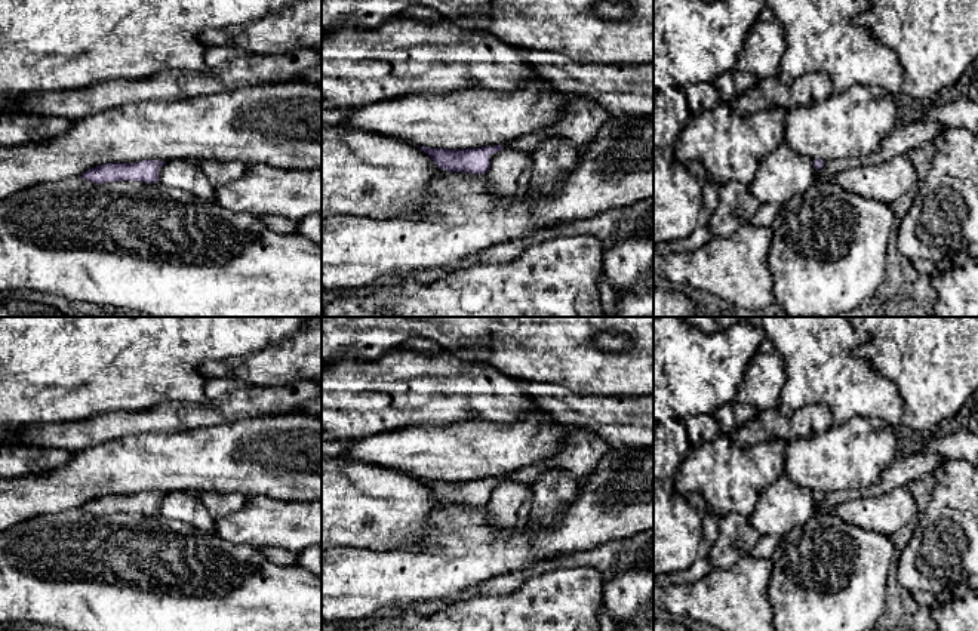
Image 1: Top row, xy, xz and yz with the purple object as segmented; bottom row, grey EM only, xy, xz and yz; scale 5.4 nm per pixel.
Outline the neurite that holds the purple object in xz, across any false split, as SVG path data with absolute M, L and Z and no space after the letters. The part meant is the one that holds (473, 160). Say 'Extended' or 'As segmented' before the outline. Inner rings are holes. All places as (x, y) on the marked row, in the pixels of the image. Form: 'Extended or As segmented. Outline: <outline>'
As segmented. Outline: M495 145L467 150L418 148L427 153L443 170L482 175L488 173L490 167L489 156L499 153L504 147Z

